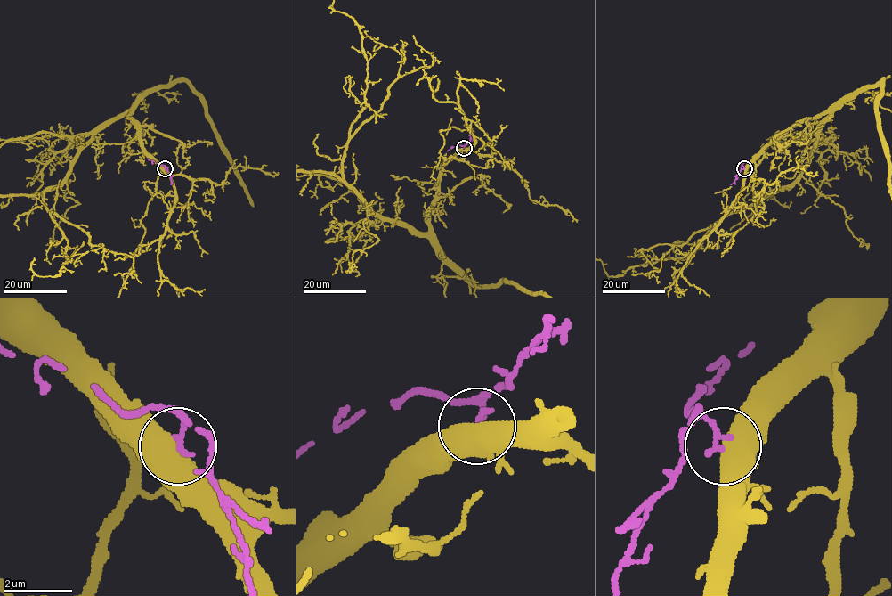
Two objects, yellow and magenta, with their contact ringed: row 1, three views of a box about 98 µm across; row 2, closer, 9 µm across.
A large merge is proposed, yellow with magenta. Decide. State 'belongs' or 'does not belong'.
belongs

